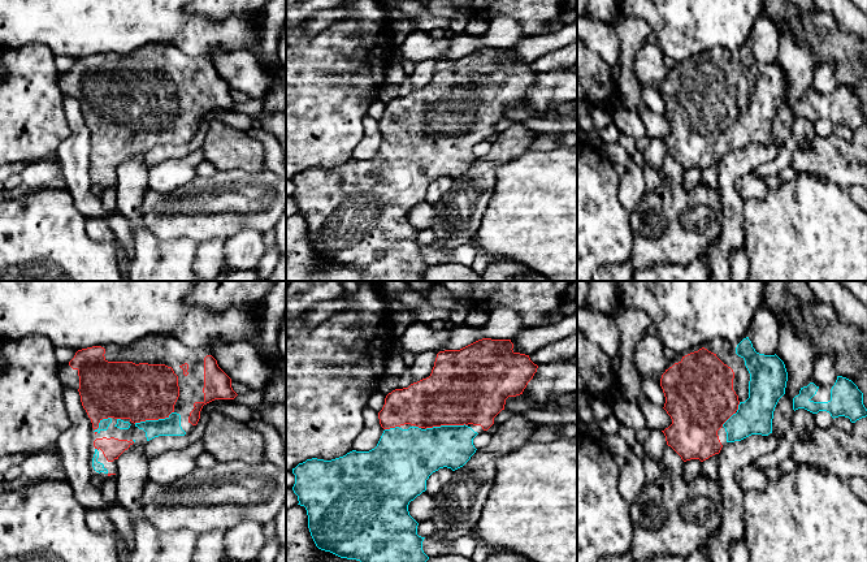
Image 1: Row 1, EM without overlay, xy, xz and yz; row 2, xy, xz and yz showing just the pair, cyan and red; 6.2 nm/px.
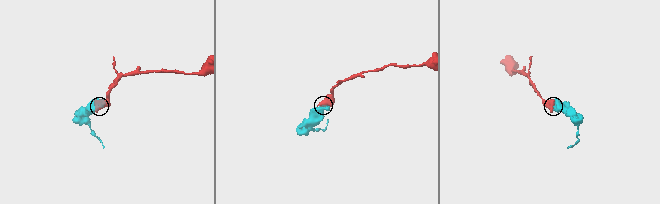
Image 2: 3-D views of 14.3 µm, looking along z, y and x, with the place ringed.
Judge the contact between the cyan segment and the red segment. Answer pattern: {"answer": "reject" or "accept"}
{"answer": "accept"}

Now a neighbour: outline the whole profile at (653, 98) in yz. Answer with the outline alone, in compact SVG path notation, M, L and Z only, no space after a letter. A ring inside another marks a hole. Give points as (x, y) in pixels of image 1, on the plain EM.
M641 86L641 95L650 111L660 116L664 116L666 105L660 95L660 91Z

